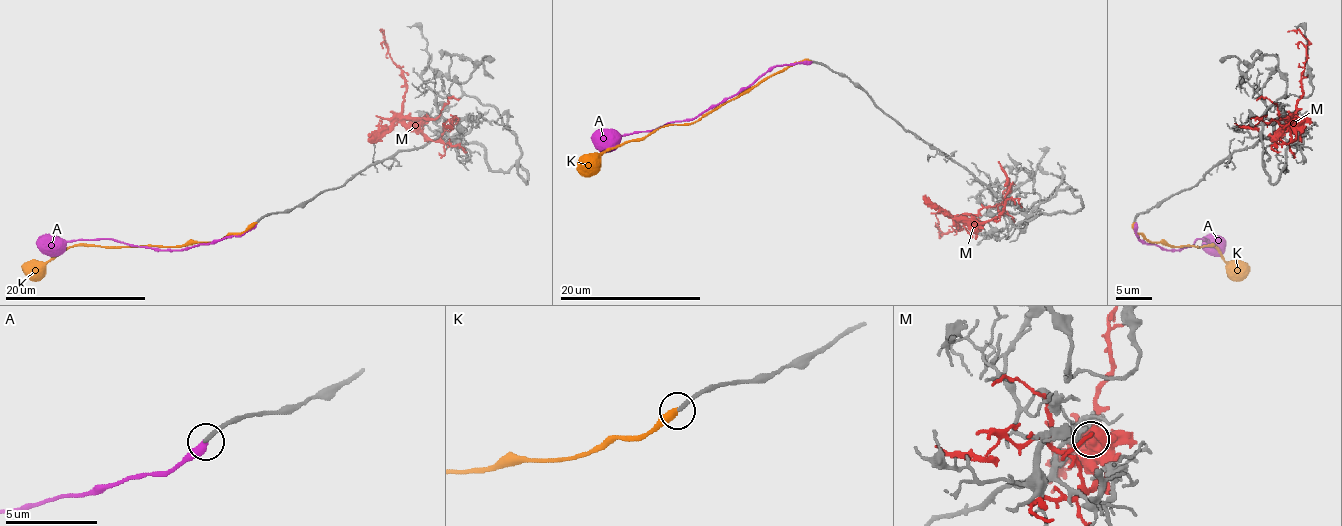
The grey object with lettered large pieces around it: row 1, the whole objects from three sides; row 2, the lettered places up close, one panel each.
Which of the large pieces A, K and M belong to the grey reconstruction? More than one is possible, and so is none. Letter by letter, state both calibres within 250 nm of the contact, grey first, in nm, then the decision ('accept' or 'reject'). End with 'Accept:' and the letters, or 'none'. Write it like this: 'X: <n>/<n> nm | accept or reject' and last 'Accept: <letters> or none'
A: 240/440 nm | reject
K: 220/400 nm | accept
M: 190/850 nm | reject
Accept: K

